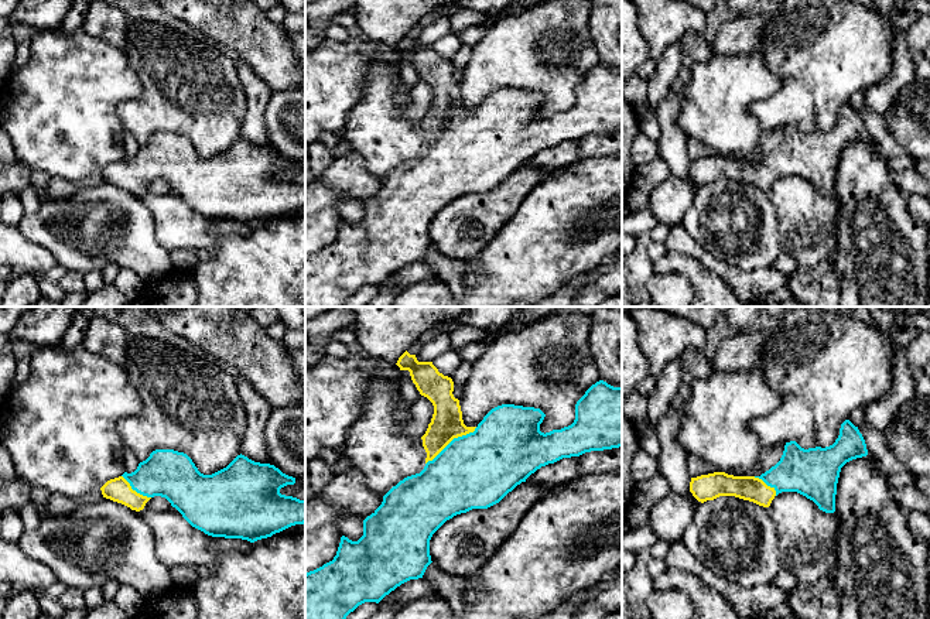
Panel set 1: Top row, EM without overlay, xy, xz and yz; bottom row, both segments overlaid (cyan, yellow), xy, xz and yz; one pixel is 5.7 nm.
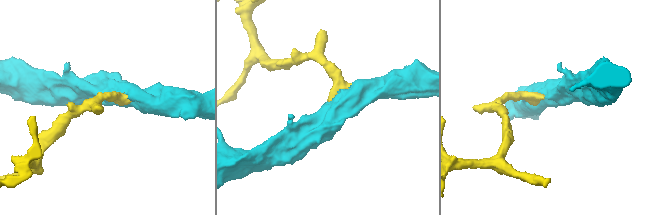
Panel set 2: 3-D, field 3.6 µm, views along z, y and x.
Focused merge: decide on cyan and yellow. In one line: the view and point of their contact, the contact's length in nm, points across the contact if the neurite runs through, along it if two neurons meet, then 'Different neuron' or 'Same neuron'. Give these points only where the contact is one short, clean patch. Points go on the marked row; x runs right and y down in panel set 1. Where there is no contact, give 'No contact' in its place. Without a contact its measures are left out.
Touches cyan at xz (452, 440). Shared border 360 nm. Same neuron

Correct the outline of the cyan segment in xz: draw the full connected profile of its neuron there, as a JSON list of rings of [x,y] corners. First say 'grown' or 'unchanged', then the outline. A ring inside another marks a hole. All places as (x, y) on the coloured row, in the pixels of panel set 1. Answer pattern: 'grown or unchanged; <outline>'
grown; [[[407,350],[396,365],[400,370],[410,372],[420,394],[434,406],[431,423],[421,437],[427,452],[425,466],[420,473],[400,481],[383,496],[382,505],[363,520],[363,536],[358,541],[342,536],[334,560],[305,574],[305,619],[346,619],[365,602],[379,603],[401,584],[423,578],[427,567],[432,562],[430,540],[447,520],[472,509],[488,509],[499,503],[541,466],[591,451],[622,447],[622,387],[613,387],[604,380],[592,384],[577,401],[575,420],[571,425],[544,434],[540,431],[540,424],[546,414],[540,408],[514,404],[498,406],[476,427],[466,427],[459,400],[452,394],[454,382],[451,377],[440,373],[432,362],[418,362],[416,355],[410,355]]]

